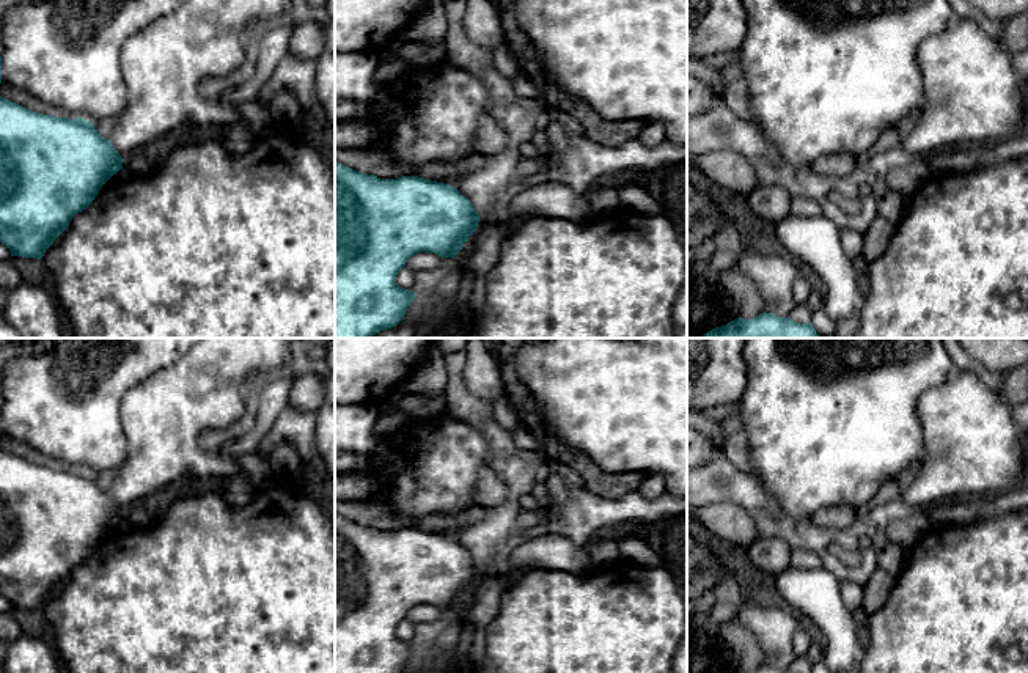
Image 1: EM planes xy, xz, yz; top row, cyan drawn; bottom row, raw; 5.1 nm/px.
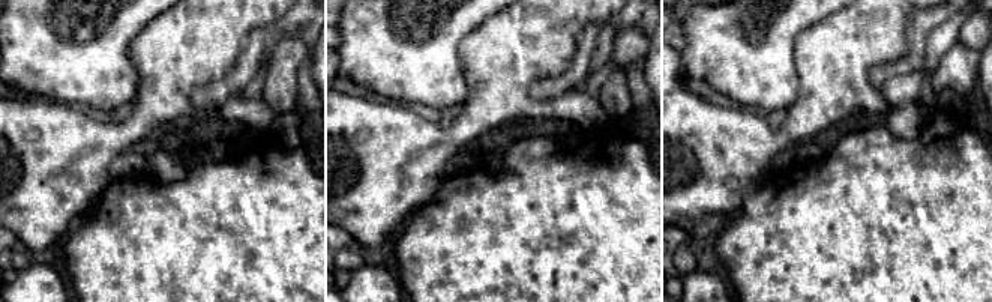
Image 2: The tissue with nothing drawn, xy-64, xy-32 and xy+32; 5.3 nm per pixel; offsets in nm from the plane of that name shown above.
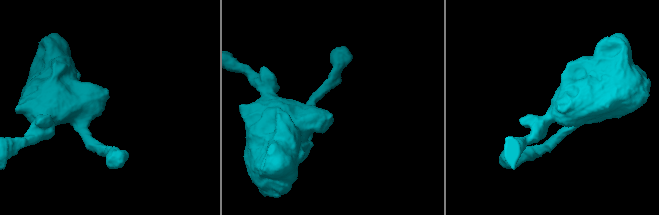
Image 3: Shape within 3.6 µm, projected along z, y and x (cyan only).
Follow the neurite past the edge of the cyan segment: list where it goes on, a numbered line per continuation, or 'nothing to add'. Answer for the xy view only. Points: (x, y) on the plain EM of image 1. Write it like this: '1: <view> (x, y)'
1: xy (162, 417)

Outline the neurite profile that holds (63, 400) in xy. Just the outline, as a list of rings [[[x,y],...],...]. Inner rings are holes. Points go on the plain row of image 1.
[[[64,338],[61,343],[36,348],[31,355],[9,359],[0,374],[3,392],[2,434],[17,439],[36,451],[66,462],[90,475],[119,469],[127,458],[127,437],[119,409],[124,395],[151,374],[182,359],[200,338]]]

